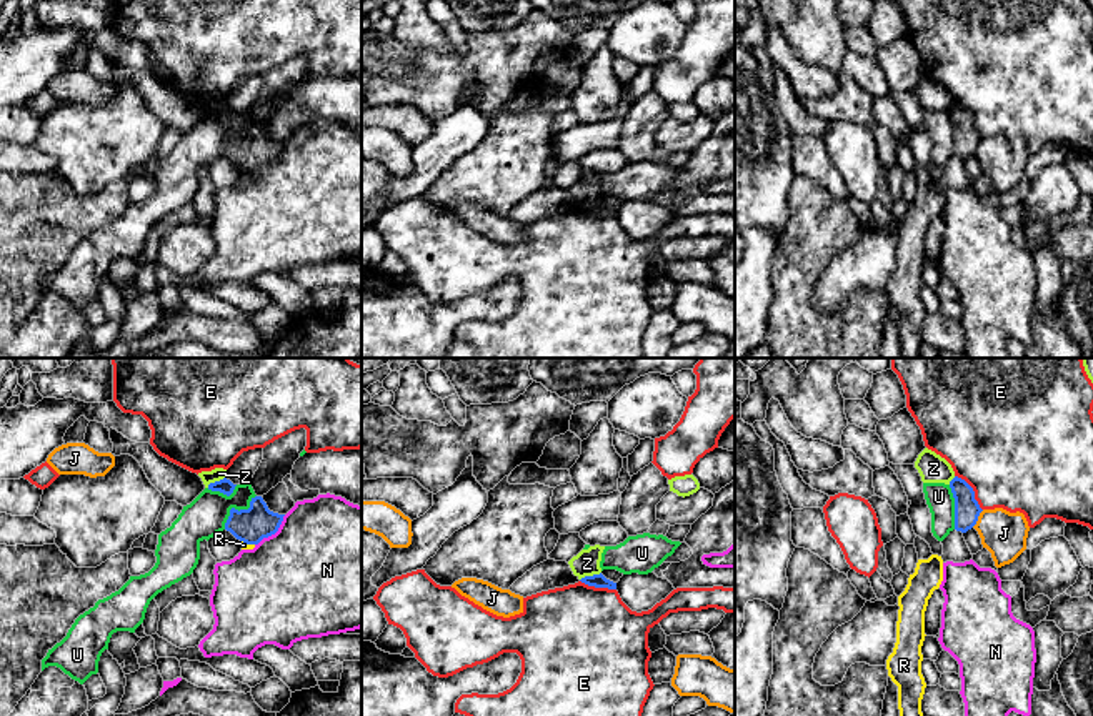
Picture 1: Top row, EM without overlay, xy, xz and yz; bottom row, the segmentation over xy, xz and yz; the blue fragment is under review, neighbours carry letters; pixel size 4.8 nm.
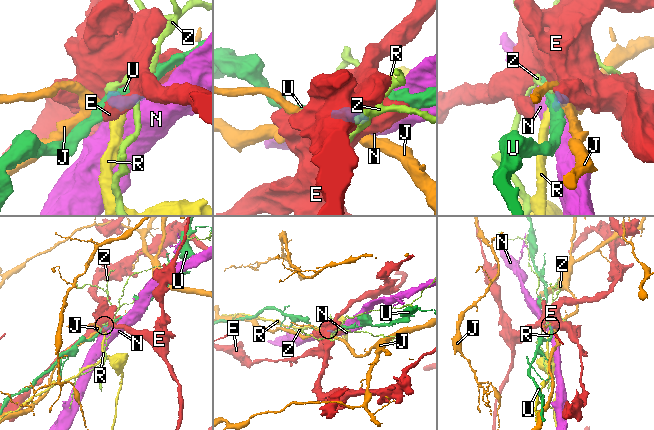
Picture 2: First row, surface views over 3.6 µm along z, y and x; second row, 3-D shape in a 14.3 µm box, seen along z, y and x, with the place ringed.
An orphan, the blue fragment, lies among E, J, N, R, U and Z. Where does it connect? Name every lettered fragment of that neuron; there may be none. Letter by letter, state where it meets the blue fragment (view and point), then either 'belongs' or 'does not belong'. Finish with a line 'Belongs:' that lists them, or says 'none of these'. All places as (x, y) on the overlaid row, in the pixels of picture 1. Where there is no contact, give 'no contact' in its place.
E: meets blue in yz at (973, 492); does not belong
J: meets blue in yz at (977, 518); does not belong
N: meets blue in xy at (274, 533); does not belong
R: meets blue in xy at (247, 543); belongs
U: meets blue in xy at (235, 510); does not belong
Z: meets blue in xz at (590, 576); does not belong
Belongs: R

